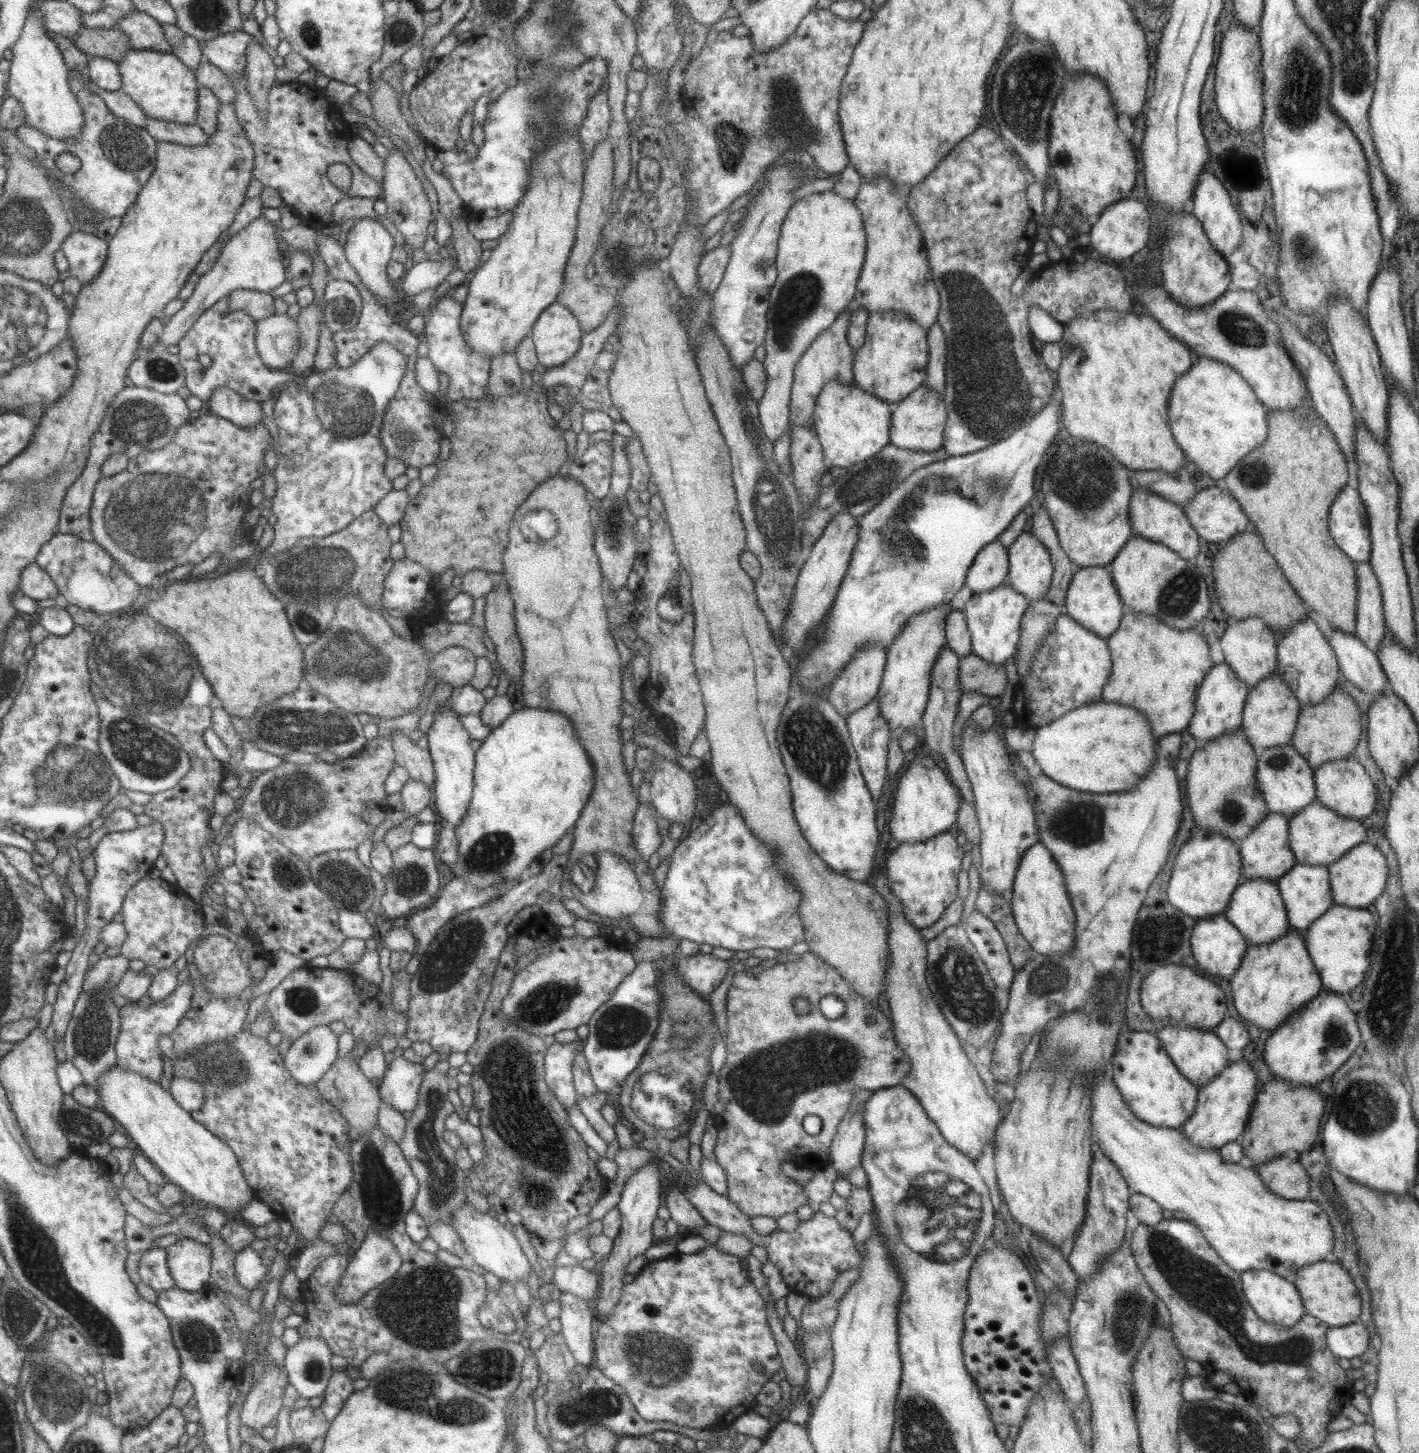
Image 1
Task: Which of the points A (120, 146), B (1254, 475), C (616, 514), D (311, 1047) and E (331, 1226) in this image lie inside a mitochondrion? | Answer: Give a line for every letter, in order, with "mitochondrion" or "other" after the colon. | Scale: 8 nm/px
A: mitochondrion
B: mitochondrion
C: mitochondrion
D: mitochondrion
E: other

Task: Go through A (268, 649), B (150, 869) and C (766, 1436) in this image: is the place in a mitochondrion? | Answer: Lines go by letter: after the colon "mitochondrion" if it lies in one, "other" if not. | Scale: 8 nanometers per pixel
A: other
B: other
C: other

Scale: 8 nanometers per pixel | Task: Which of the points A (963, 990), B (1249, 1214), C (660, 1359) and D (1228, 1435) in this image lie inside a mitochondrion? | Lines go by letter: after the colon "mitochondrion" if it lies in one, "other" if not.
A: mitochondrion
B: other
C: mitochondrion
D: mitochondrion

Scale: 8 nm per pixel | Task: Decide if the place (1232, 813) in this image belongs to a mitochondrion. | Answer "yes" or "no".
yes

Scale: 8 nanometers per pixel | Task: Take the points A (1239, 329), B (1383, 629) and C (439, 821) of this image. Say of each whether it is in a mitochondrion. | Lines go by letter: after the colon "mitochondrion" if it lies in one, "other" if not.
A: mitochondrion
B: other
C: other

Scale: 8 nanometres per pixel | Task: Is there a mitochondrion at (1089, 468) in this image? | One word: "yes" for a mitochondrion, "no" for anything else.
yes

